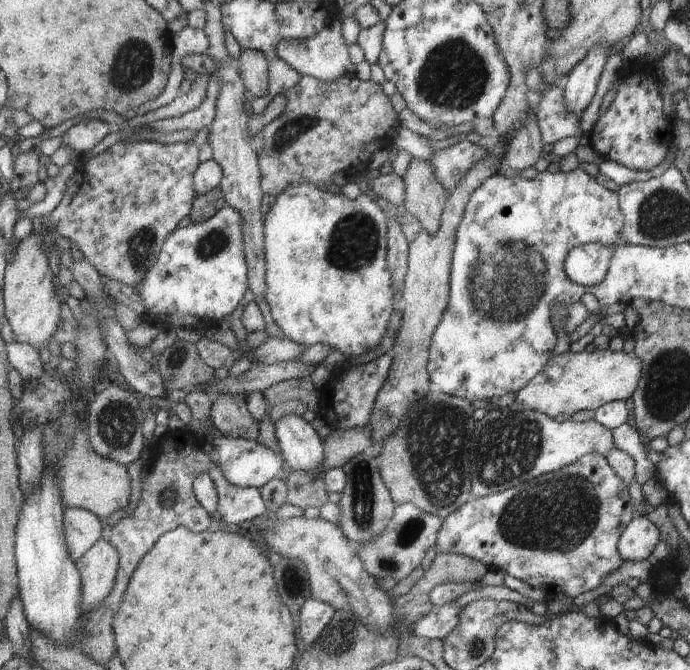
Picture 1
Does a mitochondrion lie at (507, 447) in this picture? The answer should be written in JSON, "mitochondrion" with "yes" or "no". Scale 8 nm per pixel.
{"mitochondrion":"yes"}

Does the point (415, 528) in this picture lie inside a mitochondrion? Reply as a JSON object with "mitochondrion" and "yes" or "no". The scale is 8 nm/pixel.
{"mitochondrion":"yes"}

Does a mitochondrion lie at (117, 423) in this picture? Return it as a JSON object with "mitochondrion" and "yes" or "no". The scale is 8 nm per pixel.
{"mitochondrion":"yes"}

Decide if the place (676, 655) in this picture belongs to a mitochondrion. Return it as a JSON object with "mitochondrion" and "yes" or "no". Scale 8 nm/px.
{"mitochondrion":"no"}

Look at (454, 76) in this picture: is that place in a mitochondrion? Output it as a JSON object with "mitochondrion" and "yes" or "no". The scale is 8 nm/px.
{"mitochondrion":"yes"}

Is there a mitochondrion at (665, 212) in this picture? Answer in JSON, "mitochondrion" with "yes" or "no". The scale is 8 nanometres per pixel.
{"mitochondrion":"yes"}

